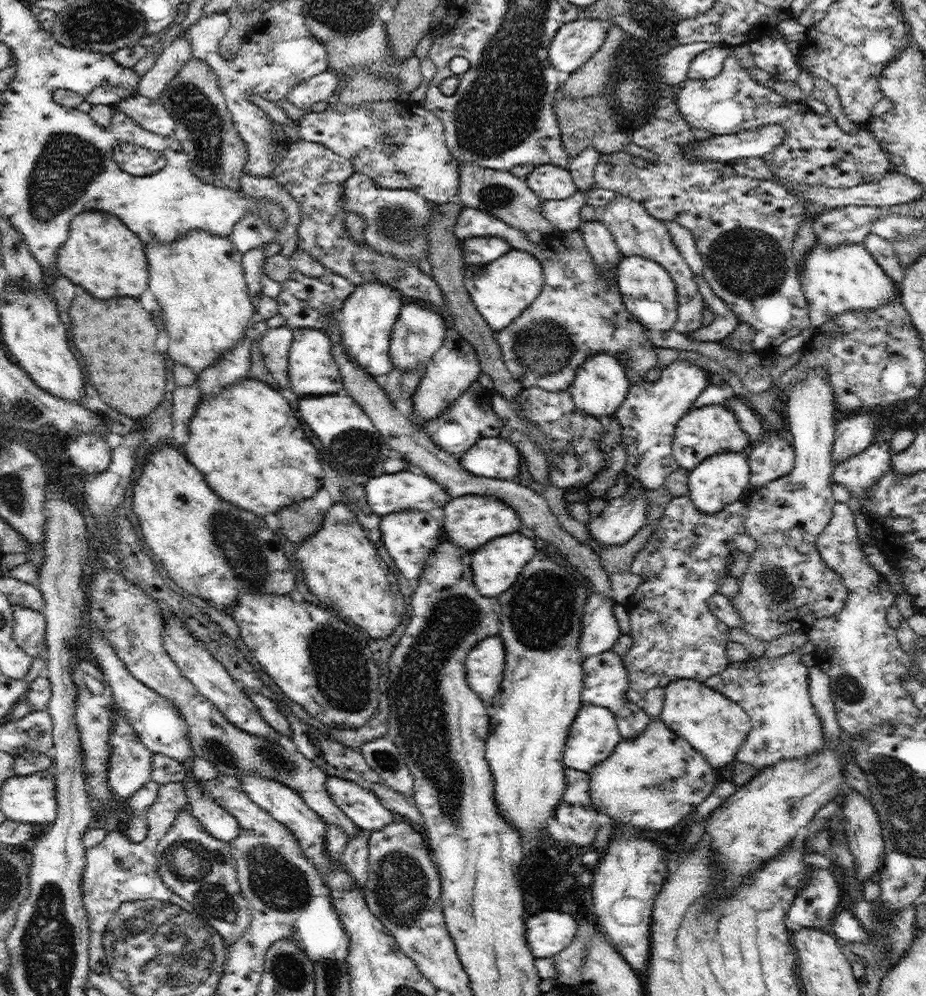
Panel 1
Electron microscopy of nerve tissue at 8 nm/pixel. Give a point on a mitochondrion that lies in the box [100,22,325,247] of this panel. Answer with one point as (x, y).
(196, 112)

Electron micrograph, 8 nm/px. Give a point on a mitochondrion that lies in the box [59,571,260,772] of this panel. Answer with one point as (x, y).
(214, 747)

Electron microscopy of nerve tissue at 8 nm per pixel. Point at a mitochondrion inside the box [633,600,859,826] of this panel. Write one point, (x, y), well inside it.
(660, 782)

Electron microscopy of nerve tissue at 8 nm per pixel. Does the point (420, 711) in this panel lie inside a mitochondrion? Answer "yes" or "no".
yes

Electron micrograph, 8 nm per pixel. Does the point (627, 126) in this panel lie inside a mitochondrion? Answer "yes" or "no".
no

